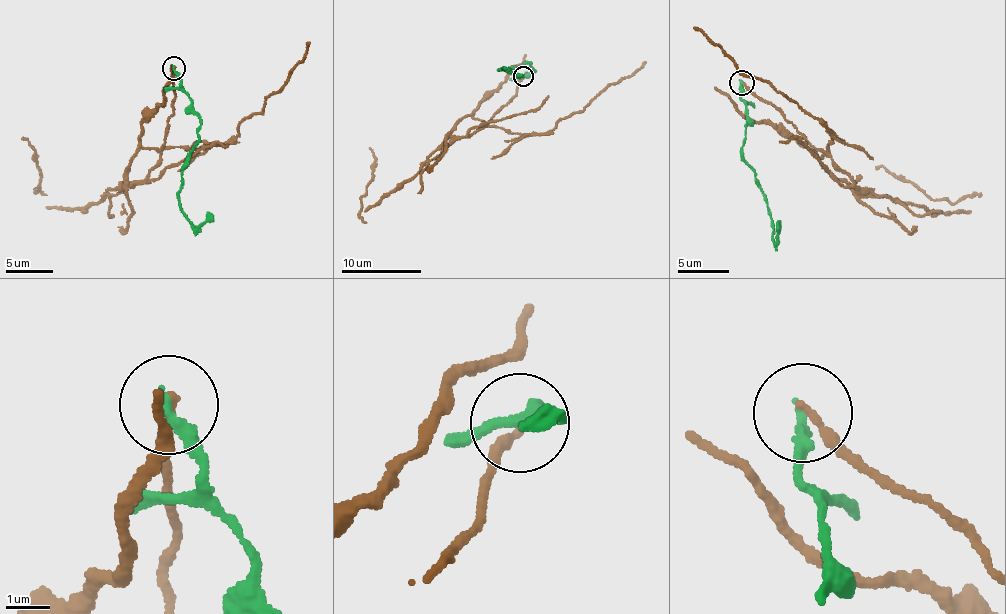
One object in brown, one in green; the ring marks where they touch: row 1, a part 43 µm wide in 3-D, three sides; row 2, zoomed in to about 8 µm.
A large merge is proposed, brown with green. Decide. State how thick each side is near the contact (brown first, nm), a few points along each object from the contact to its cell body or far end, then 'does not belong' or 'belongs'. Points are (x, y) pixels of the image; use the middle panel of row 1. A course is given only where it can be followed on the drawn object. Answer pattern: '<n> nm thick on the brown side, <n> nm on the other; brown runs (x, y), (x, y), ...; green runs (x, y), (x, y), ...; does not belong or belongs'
200 nm thick on the brown side, 240 nm on the other; brown runs (524, 76), (515, 95), (486, 125), (457, 138), (365, 209), (361, 197), (376, 157), (369, 147); green runs (524, 75), (531, 75), (534, 68), (529, 63), (506, 69), (498, 68), (521, 77); does not belong

